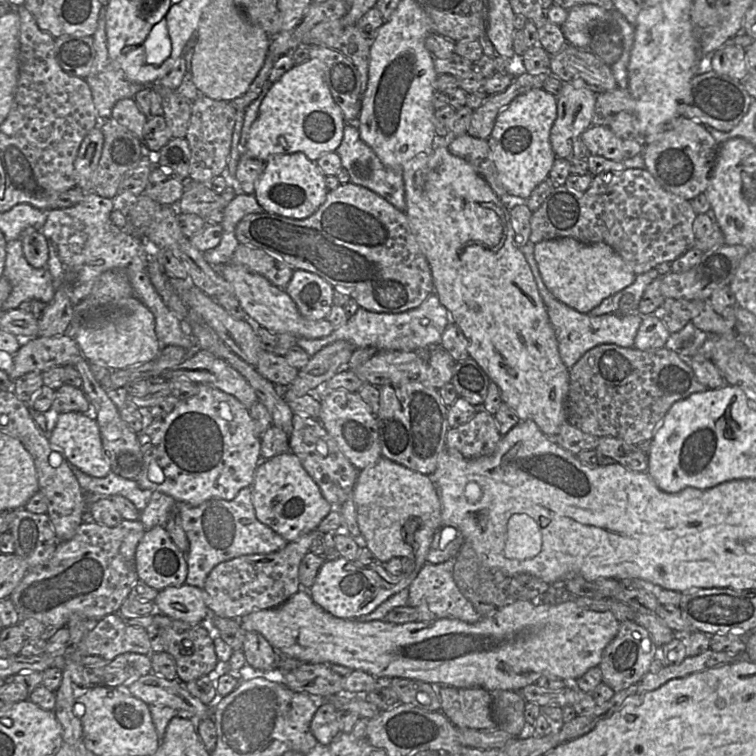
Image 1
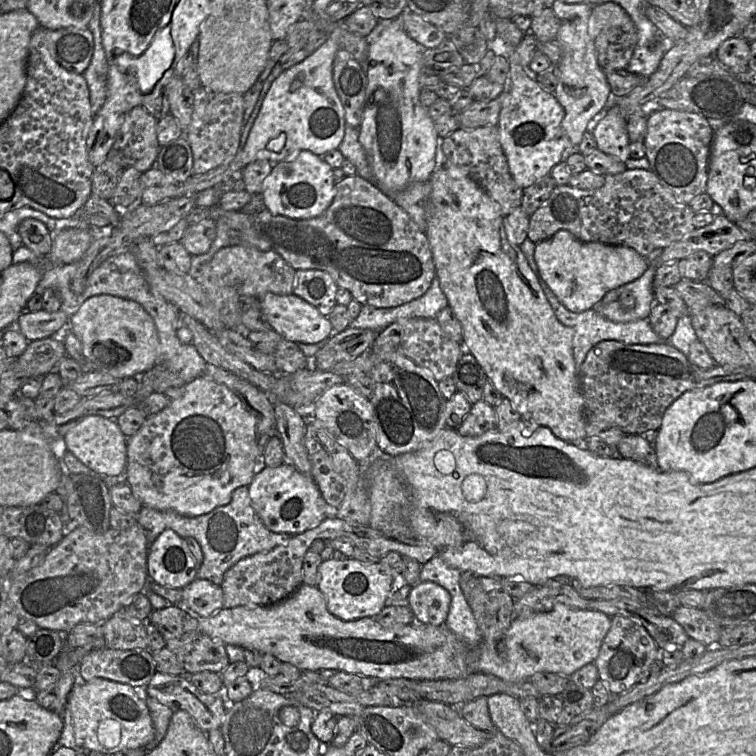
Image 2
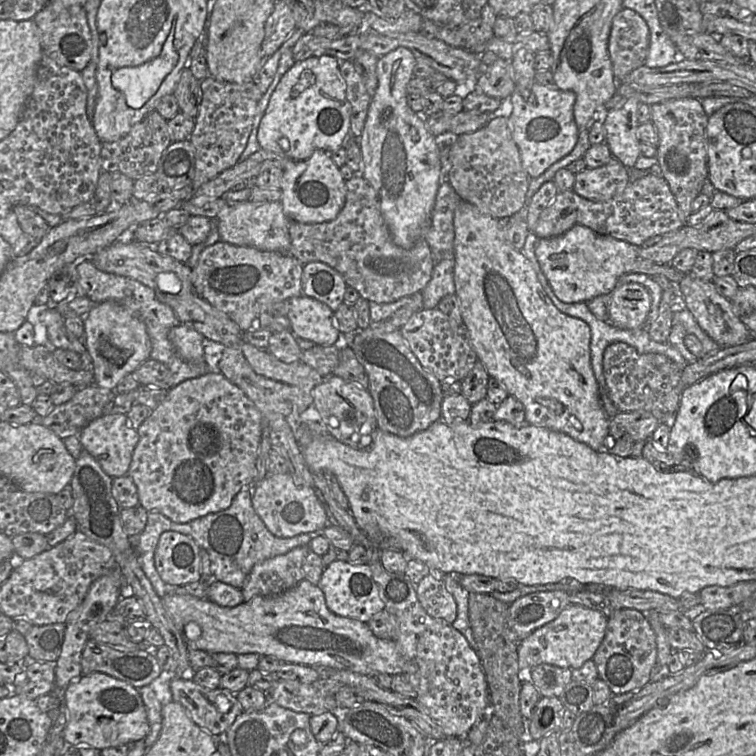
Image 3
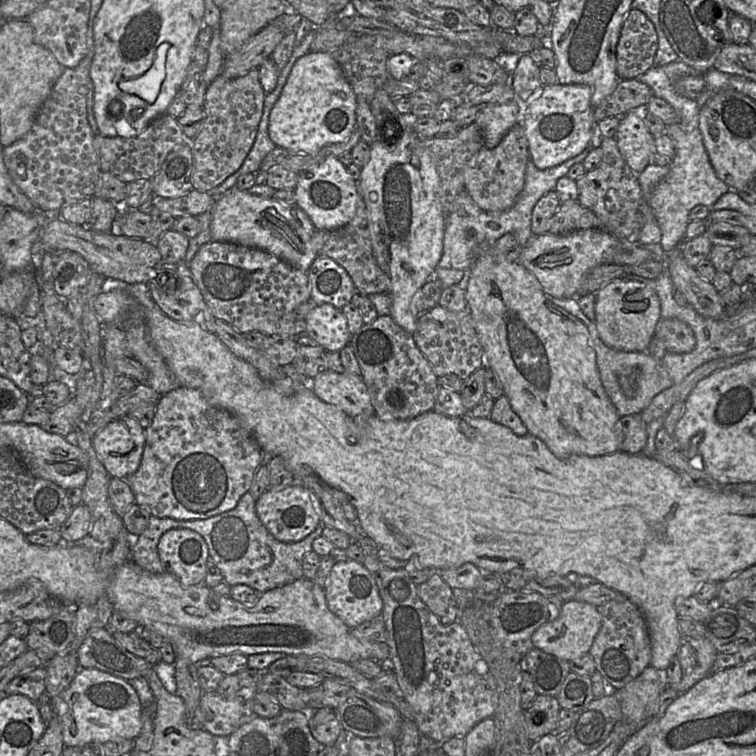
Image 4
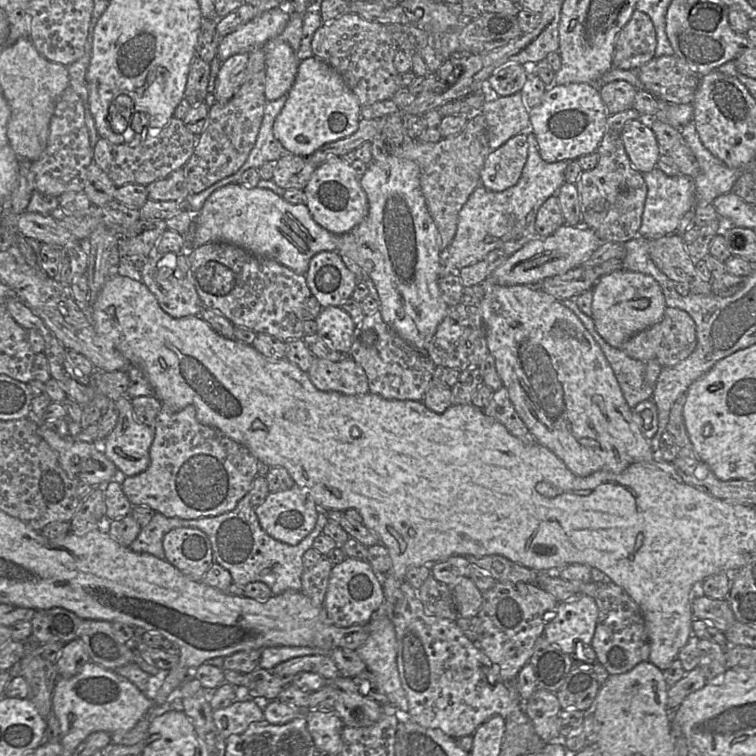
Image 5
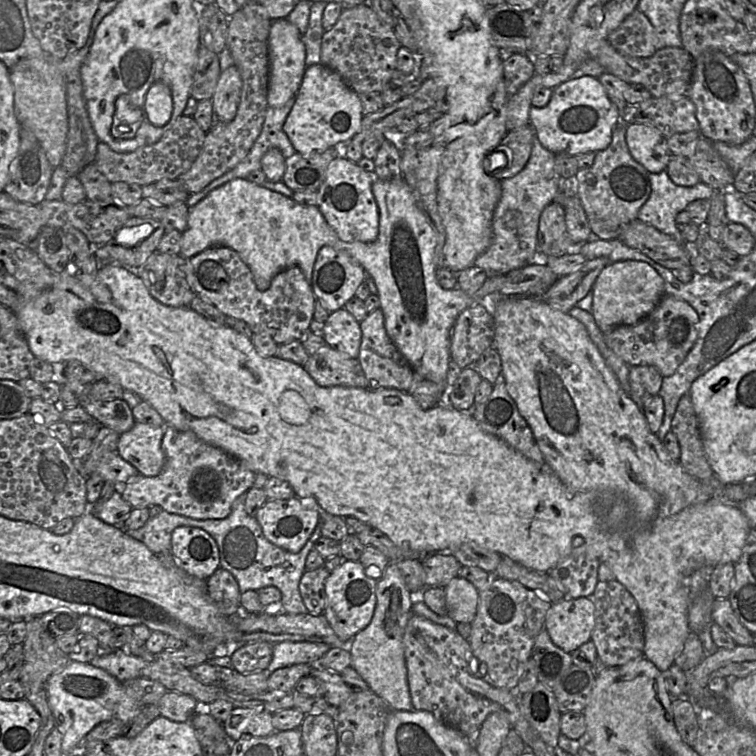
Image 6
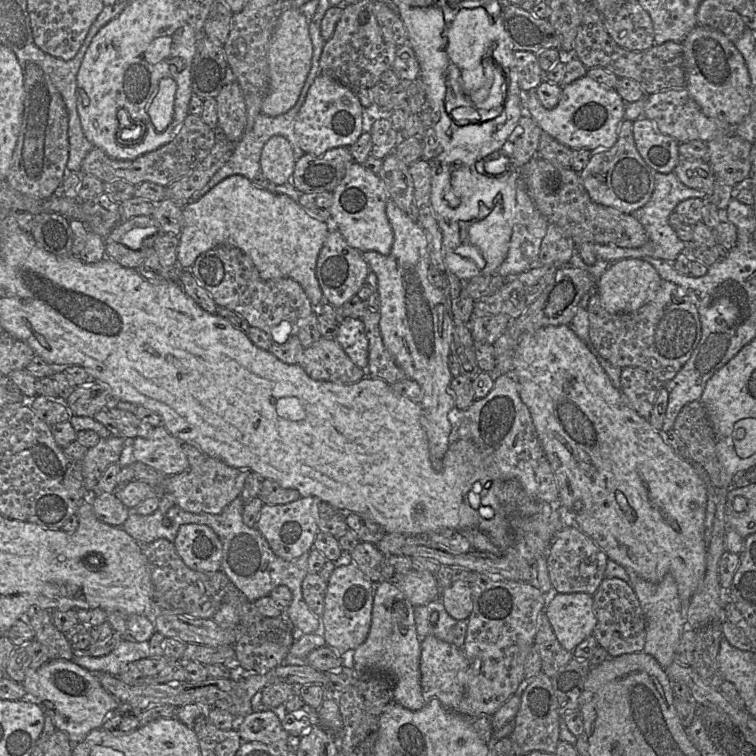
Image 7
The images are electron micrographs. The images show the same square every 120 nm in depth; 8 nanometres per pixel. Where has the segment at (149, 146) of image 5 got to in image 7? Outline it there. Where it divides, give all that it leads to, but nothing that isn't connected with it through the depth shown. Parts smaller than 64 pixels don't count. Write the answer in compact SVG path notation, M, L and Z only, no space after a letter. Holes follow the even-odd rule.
M188 114L171 142L134 160L117 160L102 149L93 147L83 159L80 173L96 176L103 182L122 179L135 186L143 182L153 182L166 187L190 173L208 156L215 143L214 131L205 124L202 118Z

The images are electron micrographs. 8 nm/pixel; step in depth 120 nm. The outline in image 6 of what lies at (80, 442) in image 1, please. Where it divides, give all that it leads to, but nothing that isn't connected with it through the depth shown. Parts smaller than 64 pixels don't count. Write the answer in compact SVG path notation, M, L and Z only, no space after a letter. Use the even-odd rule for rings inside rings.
M136 422L134 426L120 434L117 446L118 455L136 468L139 474L147 477L157 476L163 469L165 454L161 448L164 426L150 426Z

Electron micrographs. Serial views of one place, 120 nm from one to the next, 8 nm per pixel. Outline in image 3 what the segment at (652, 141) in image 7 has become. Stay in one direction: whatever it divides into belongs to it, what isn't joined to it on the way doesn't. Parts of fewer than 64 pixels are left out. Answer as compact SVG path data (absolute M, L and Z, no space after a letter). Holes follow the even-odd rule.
M635 97L627 99L621 108L610 110L604 122L605 143L612 155L627 168L635 166L641 156L641 142L637 137L638 108L642 104Z

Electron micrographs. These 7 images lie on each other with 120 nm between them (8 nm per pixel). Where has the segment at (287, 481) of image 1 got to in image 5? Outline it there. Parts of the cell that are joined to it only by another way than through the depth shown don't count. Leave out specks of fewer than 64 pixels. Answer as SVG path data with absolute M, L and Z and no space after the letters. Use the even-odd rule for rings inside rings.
M296 484L288 490L269 492L263 503L255 508L261 528L272 538L297 545L314 529L320 508L307 489Z

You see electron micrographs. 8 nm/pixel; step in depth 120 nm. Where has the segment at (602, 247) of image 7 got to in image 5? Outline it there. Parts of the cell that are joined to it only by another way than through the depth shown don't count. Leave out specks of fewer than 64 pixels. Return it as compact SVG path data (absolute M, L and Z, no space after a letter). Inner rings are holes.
M658 167L642 175L648 190L638 234L646 239L677 234L681 217L695 208L696 190L693 178L683 174L669 176Z

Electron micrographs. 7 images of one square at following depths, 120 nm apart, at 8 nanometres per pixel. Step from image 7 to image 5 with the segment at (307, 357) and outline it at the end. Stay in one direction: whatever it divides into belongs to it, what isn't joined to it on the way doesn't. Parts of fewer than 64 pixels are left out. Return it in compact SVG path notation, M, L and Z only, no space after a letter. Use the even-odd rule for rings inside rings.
M351 356L337 362L315 357L307 373L313 385L321 391L345 395L369 393L365 371Z

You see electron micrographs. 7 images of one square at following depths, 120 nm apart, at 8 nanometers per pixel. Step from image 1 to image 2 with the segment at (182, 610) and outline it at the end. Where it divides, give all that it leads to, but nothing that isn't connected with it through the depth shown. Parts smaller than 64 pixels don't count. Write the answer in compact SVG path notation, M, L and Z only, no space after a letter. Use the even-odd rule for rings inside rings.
M196 578L193 582L182 589L181 603L175 606L180 609L186 609L194 618L210 617L223 608L223 592L219 585L208 580Z

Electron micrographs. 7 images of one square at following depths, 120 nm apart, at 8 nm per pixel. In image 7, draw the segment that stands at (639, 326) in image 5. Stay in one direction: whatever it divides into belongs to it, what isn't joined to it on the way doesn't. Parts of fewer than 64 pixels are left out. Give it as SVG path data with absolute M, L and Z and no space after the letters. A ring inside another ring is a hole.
M626 258L610 264L598 279L596 291L609 313L630 313L652 299L661 281L659 273L649 262L640 258Z

